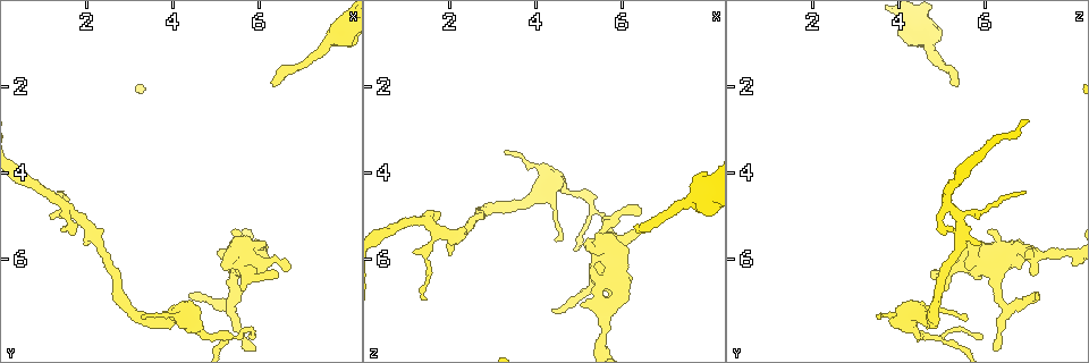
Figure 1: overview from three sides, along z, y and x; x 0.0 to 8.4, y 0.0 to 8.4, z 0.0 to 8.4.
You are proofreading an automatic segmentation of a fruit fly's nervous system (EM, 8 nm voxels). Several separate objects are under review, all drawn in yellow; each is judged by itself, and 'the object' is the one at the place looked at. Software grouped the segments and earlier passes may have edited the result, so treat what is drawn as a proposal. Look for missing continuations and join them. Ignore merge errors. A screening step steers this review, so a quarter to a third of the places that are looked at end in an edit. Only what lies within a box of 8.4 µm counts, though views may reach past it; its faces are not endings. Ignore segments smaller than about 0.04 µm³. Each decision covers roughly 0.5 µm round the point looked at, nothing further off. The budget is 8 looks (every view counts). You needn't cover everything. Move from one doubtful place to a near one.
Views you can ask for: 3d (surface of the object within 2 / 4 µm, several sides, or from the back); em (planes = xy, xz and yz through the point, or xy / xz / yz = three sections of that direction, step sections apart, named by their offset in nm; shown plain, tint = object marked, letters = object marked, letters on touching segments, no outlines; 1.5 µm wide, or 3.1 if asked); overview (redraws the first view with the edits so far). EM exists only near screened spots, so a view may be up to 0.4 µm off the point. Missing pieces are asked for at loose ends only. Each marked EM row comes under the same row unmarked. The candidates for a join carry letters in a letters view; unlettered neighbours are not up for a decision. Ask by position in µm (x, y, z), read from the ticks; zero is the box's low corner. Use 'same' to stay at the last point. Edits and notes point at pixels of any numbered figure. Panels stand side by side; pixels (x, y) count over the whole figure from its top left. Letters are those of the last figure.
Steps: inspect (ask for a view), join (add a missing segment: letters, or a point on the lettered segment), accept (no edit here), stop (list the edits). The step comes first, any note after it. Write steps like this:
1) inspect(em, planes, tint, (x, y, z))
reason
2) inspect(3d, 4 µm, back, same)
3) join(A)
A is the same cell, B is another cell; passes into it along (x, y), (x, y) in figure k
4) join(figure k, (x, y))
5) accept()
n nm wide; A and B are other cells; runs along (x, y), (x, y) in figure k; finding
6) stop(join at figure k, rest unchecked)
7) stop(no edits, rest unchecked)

inspect(em, planes, letters, (3.30, 7.40, 3.55))
an open end

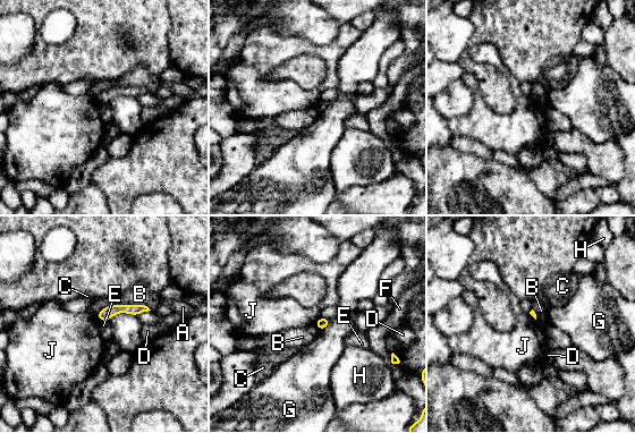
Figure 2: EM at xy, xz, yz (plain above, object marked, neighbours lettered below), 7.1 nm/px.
accept()
A, B, C, D, E, F, G, H and J are other cells; runs along (144, 308), (115, 308), (100, 316) in figure 2; no lettered segment goes on from it

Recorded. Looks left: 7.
inspect(3d, 2 µm, (5.40, 5.30, 6.20))
free end

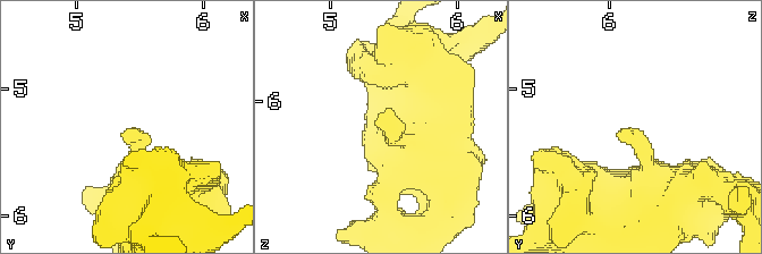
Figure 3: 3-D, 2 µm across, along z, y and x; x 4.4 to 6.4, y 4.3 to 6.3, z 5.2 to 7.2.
inspect(em, planes, letters, (5.36, 5.34, 6.18))

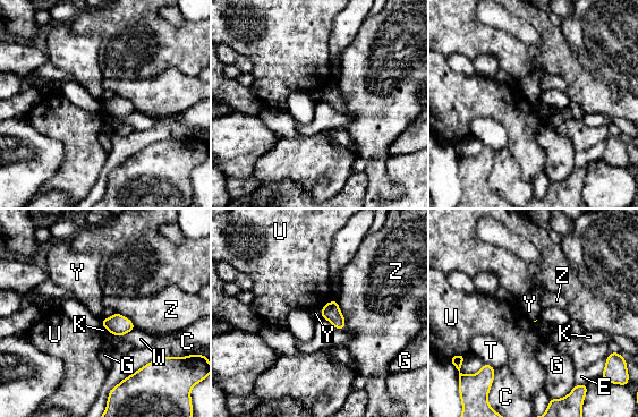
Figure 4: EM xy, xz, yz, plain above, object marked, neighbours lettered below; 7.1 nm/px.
accept()
C, E, G, K, T, U, W, Y and Z are other cells; none of them fits

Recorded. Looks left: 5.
inspect(em, 3.1 µm, planes, letters, (6.30, 2.00, 5.35))

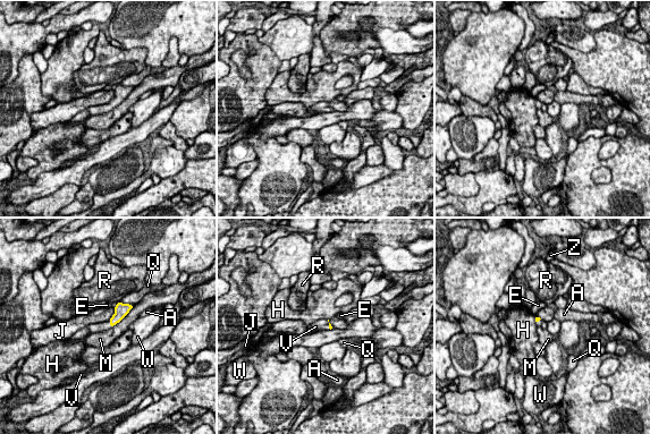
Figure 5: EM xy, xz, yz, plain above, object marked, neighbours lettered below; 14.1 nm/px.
join(V)
V is the same cell, A, E, H, J, M, Q, R, W and Z are other cells; passes into it along (121, 309), (110, 323), (99, 326) in figure 5; the neuron continues

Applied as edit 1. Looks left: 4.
stop(join at figure 5, rest unchecked)

